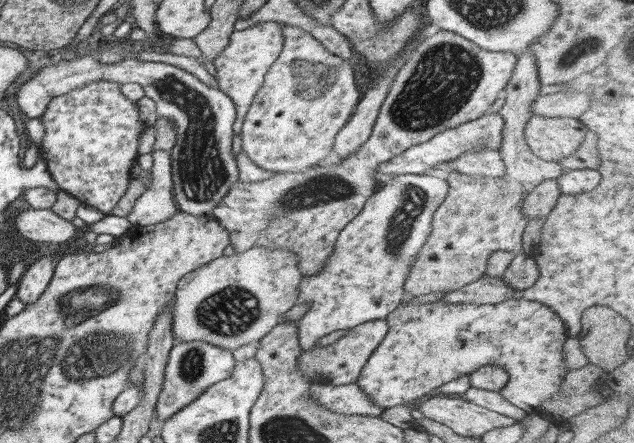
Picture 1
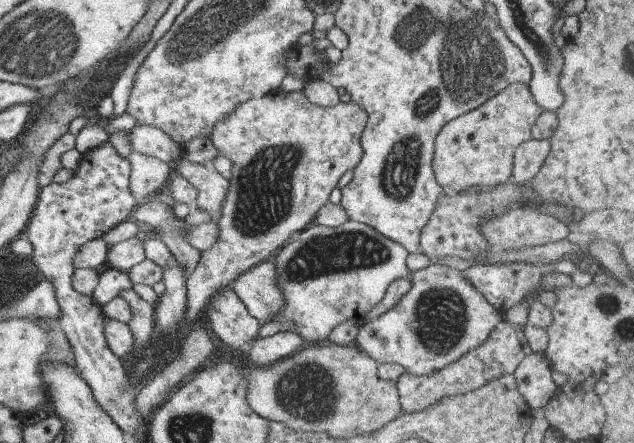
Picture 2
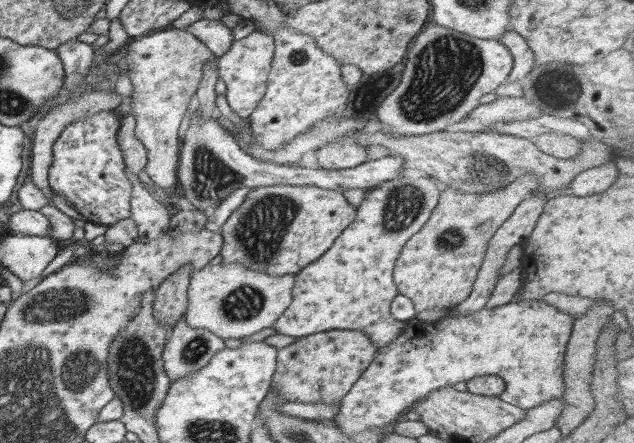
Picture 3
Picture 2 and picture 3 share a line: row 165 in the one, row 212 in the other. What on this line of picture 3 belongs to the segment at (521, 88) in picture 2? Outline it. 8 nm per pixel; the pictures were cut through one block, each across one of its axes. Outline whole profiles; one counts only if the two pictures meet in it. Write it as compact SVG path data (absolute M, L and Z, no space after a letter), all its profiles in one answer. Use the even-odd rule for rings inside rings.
M525 172L511 183L487 193L463 193L455 187L443 186L435 207L429 218L407 242L403 245L392 268L392 280L397 293L411 300L416 313L433 307L452 309L460 304L471 293L477 271L480 269L488 240L495 231L507 220L524 198L538 190L538 176L535 173Z

